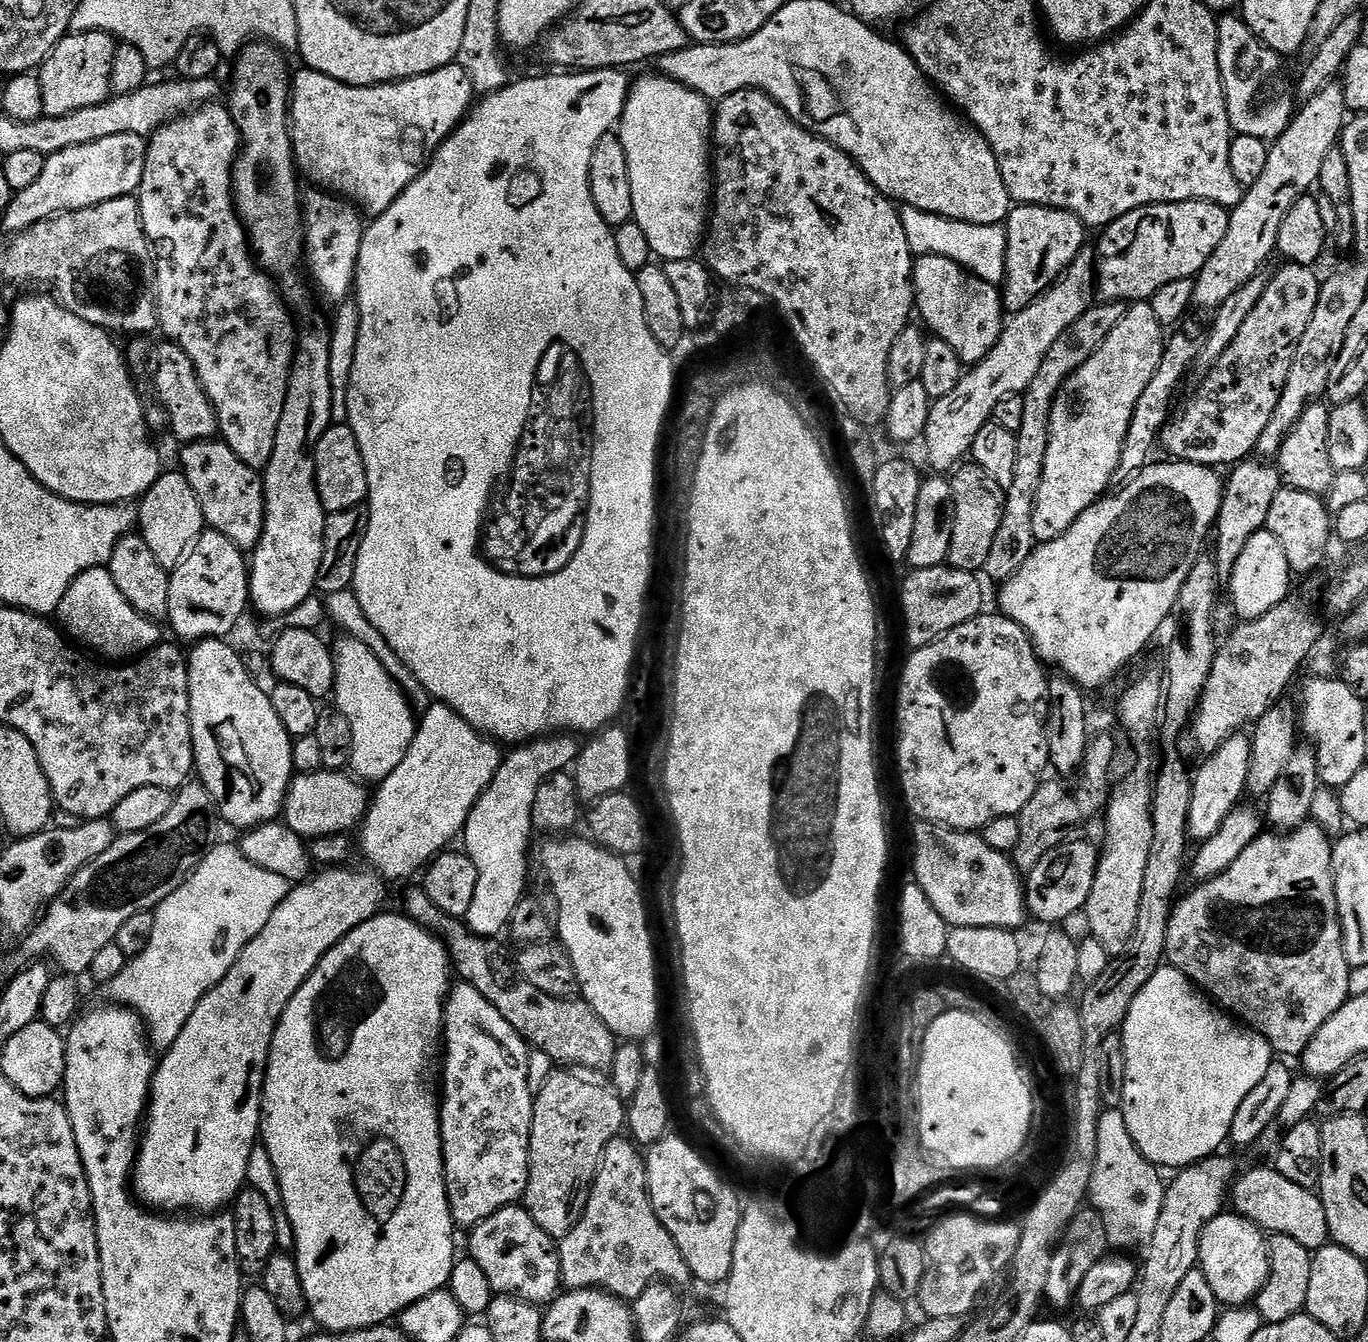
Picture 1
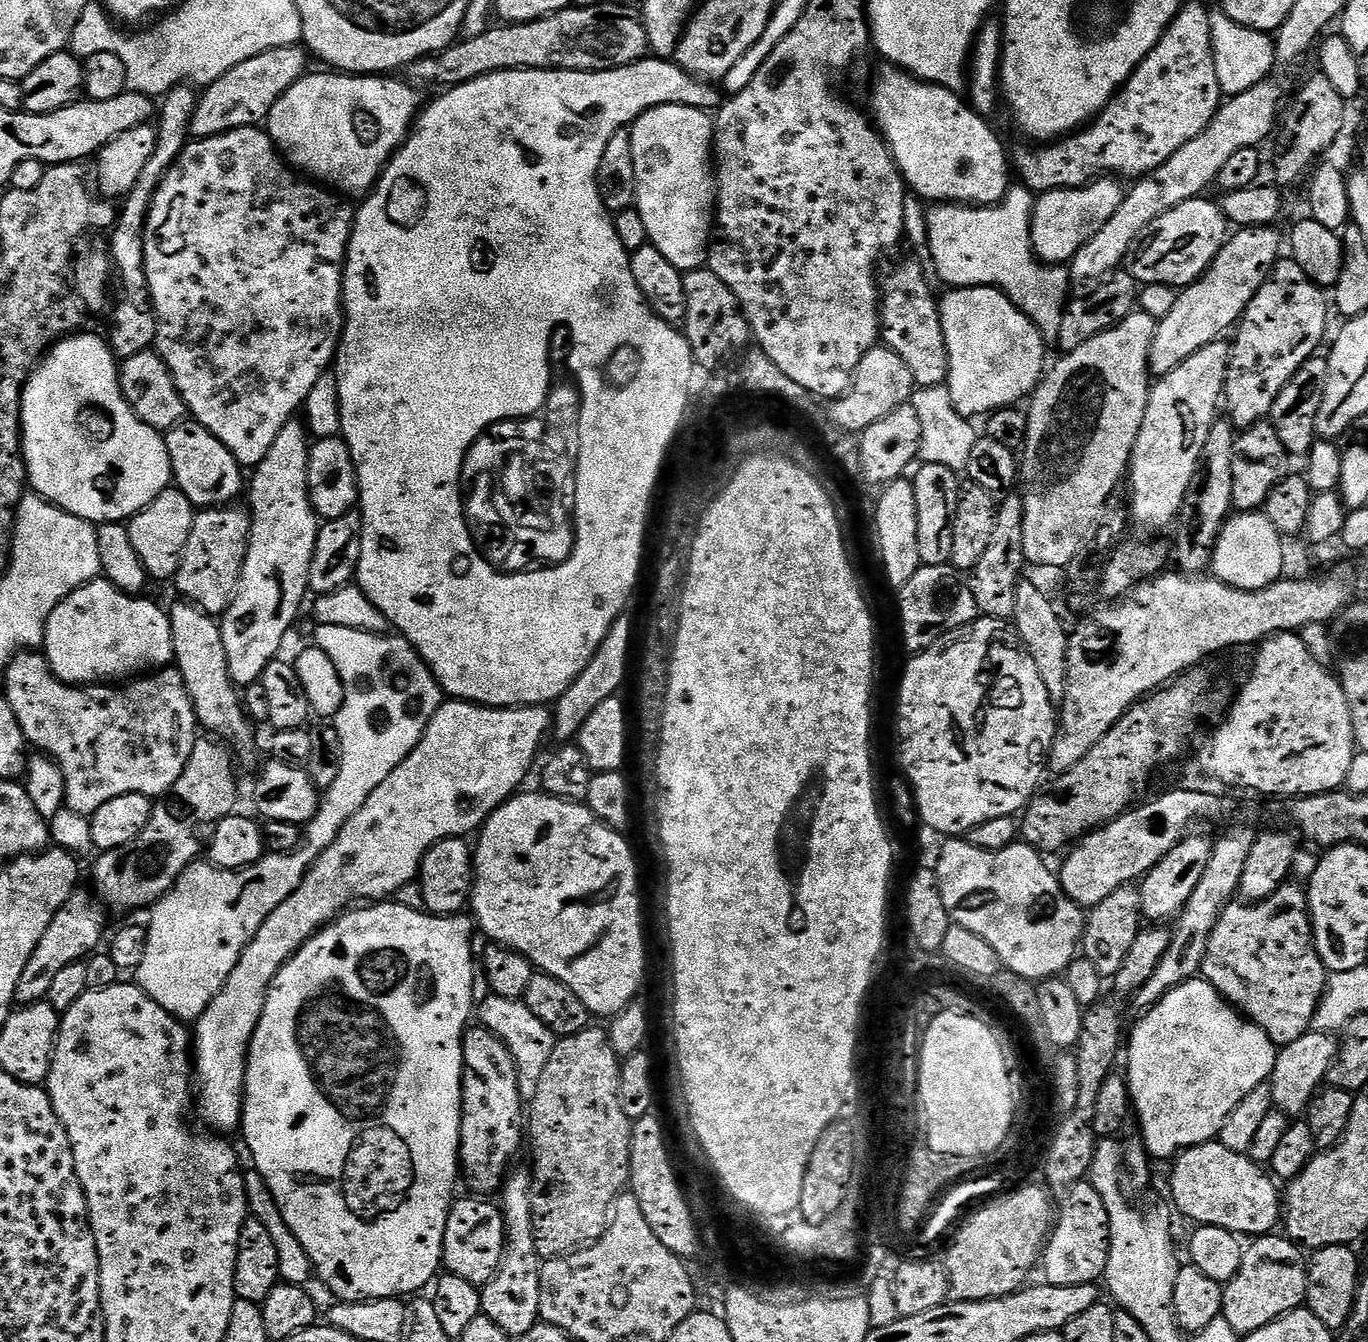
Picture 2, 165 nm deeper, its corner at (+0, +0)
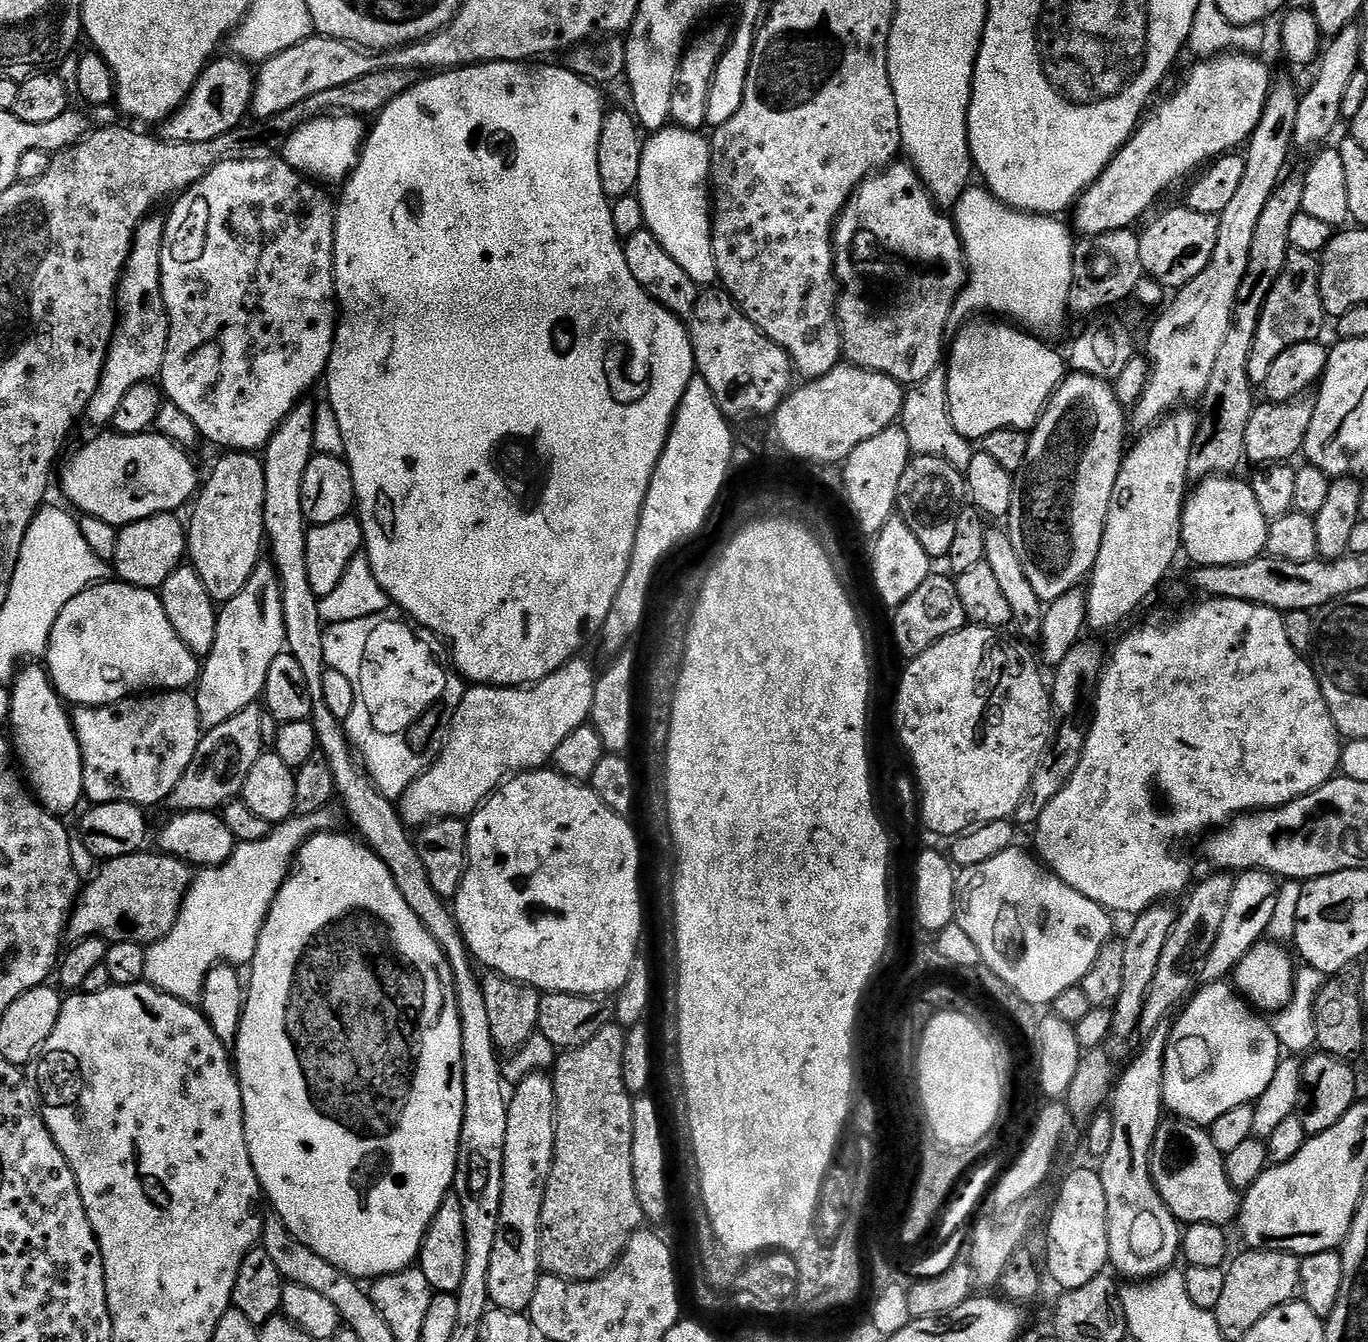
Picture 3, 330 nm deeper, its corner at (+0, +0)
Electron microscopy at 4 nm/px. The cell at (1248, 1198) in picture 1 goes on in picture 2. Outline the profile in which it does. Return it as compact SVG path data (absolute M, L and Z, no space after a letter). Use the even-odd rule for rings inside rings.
M1209 1142L1206 1144L1199 1144L1193 1148L1186 1149L1181 1152L1179 1156L1171 1161L1172 1167L1172 1200L1176 1203L1176 1208L1184 1216L1189 1216L1193 1220L1193 1225L1196 1226L1218 1226L1222 1230L1230 1230L1236 1233L1241 1238L1255 1238L1258 1236L1267 1236L1273 1231L1275 1224L1279 1225L1282 1220L1282 1192L1278 1187L1277 1181L1261 1165L1255 1164L1252 1161L1251 1155L1235 1152L1234 1150L1226 1150L1226 1146L1222 1146L1219 1142Z

